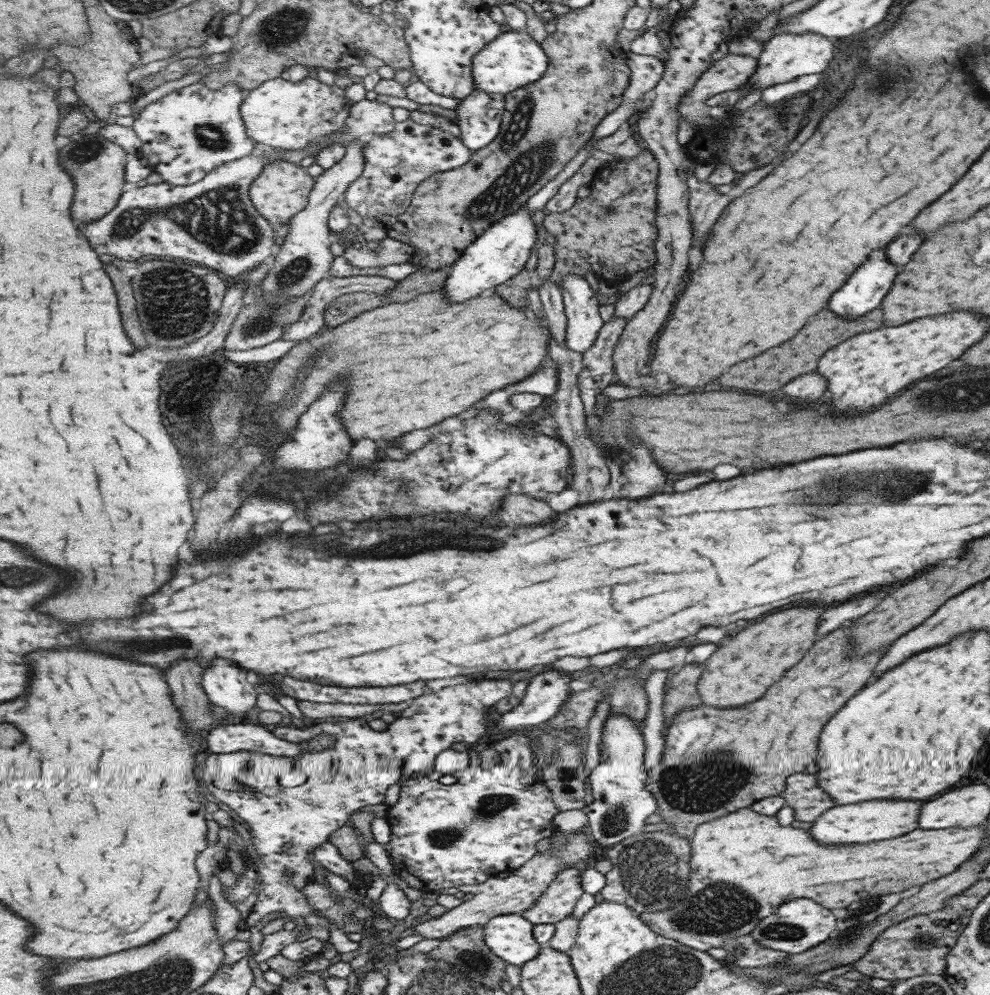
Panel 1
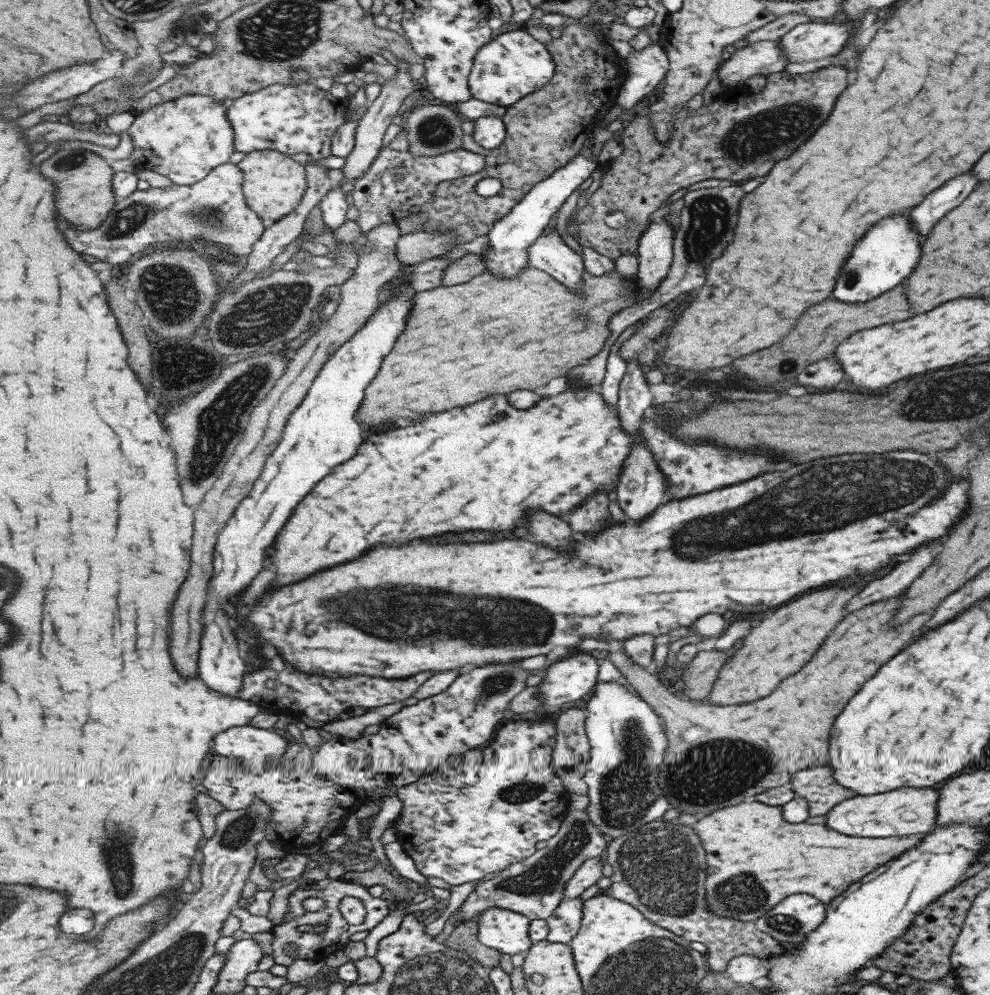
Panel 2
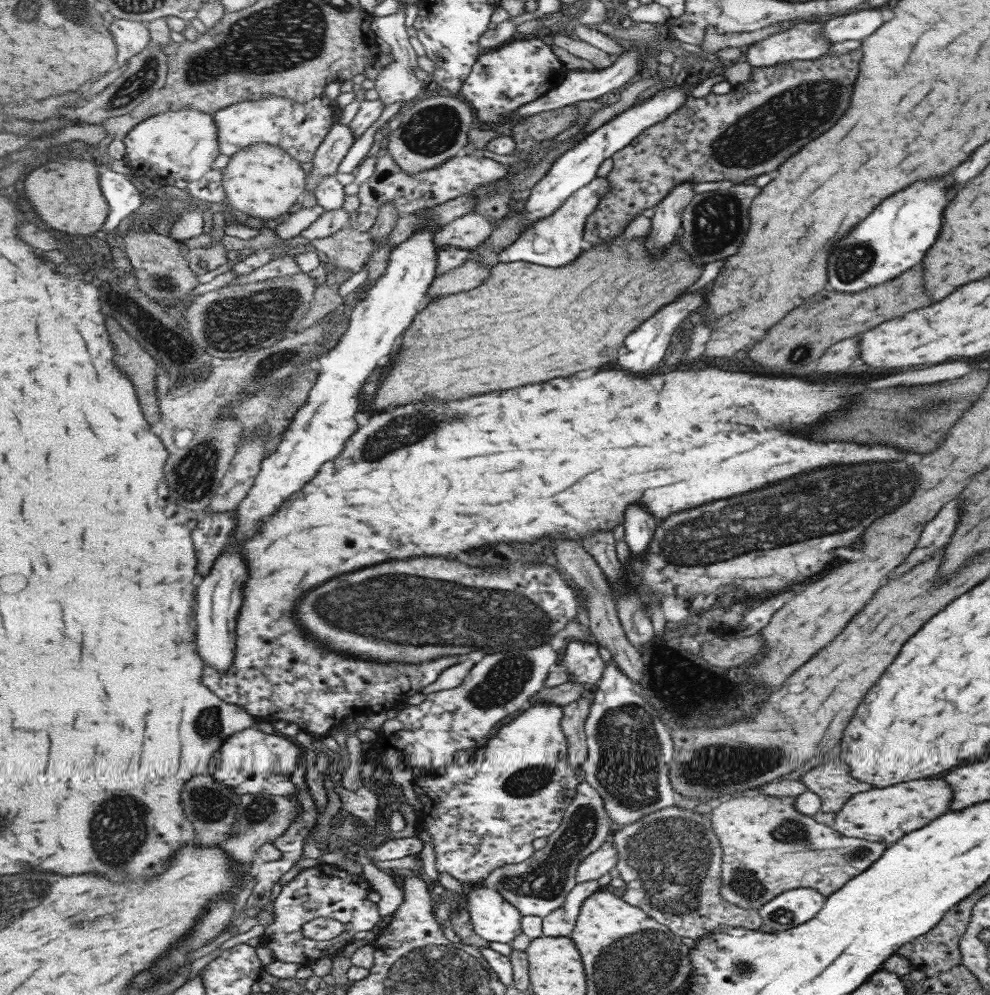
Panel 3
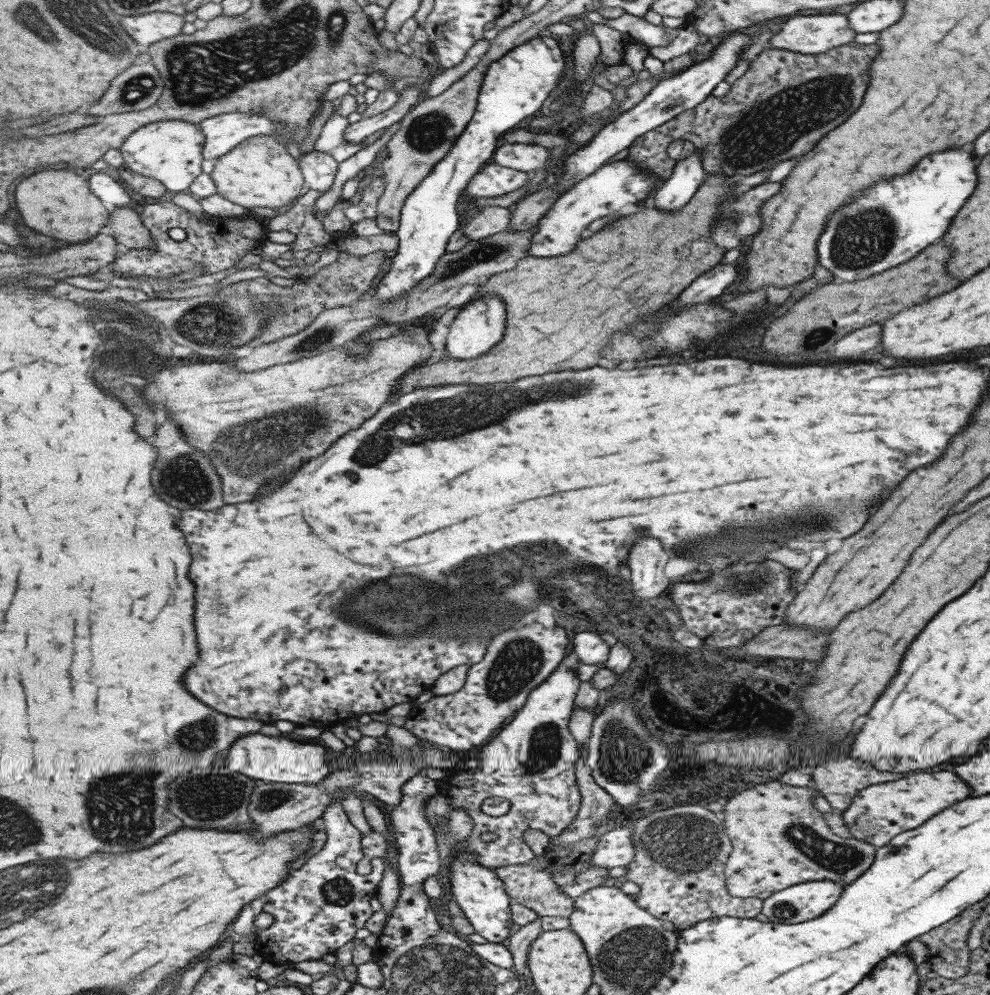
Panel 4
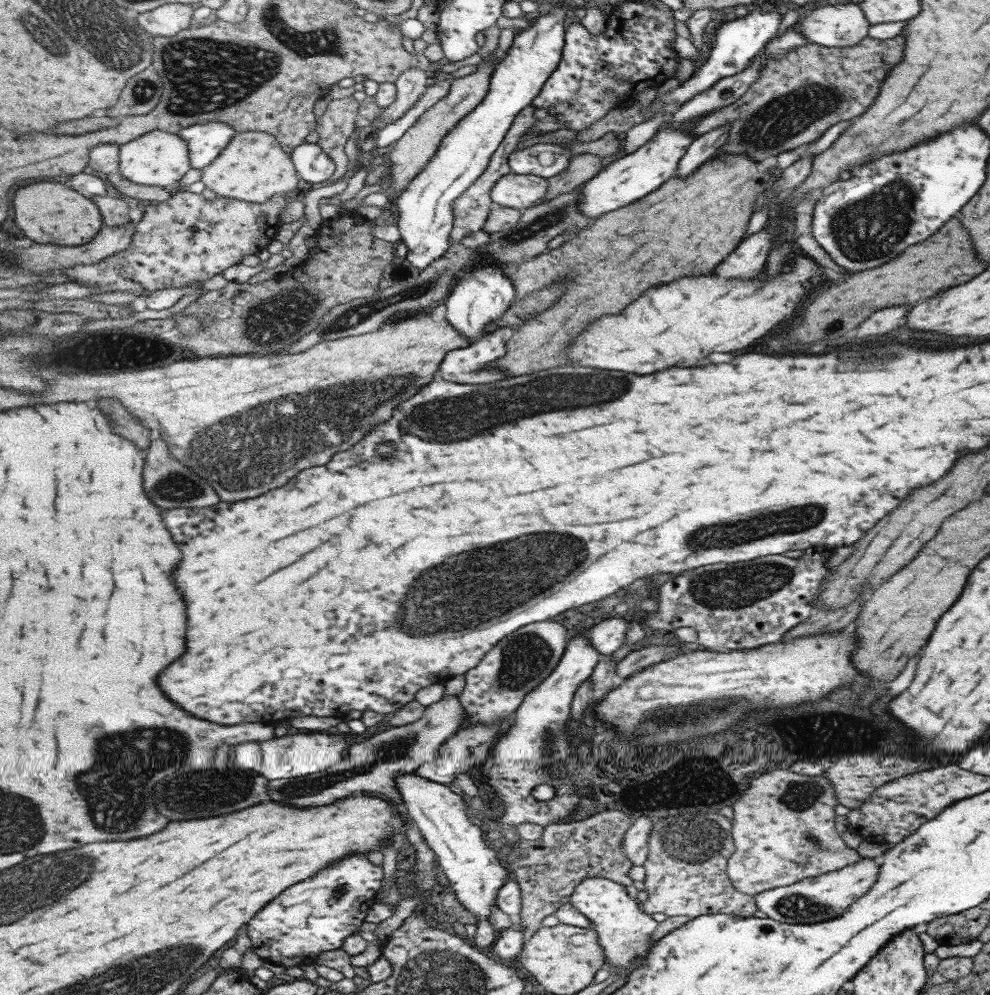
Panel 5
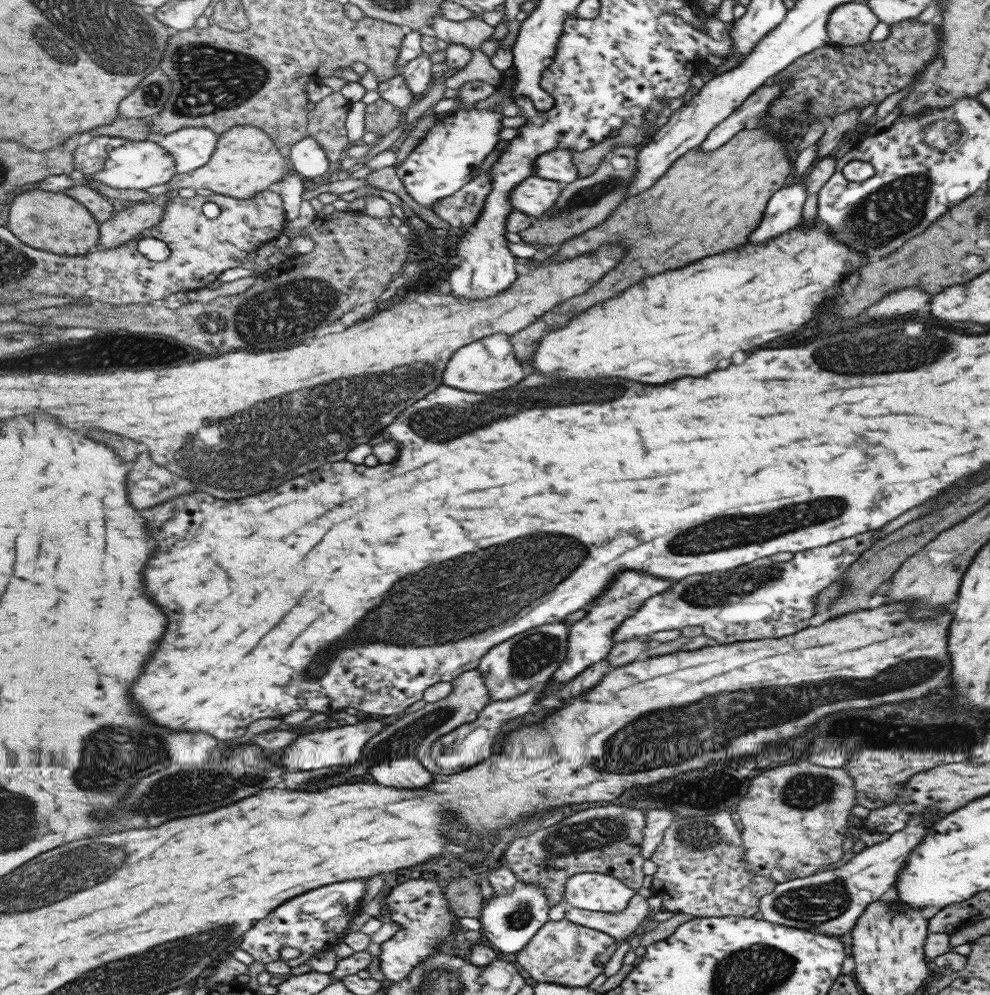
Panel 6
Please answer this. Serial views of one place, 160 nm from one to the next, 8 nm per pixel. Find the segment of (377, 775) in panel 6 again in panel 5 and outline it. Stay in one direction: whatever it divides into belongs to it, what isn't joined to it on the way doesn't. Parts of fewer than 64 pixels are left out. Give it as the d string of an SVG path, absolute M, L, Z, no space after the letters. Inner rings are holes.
M403 773L396 780L396 786L401 793L405 804L409 808L409 816L415 828L423 832L423 836L427 838L427 843L434 850L438 858L438 864L443 870L446 878L449 880L458 899L470 910L477 915L479 922L477 924L476 936L473 938L476 948L492 947L498 939L501 930L493 928L489 922L489 914L493 910L493 906L498 906L498 894L502 890L502 886L507 882L507 869L499 864L497 852L493 850L490 843L483 837L481 826L473 824L469 814L467 814L468 806L465 805L463 798L456 794L450 788L449 784L441 784L439 781L429 780L427 777L418 775L417 773Z

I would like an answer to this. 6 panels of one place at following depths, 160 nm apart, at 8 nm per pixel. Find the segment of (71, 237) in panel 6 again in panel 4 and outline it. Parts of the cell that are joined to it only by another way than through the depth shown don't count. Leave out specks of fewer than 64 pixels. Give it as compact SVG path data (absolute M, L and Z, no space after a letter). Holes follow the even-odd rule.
M66 169L45 170L37 172L19 183L17 186L17 204L19 212L23 214L25 222L39 230L41 234L47 234L55 239L64 240L67 243L85 243L97 236L103 226L109 226L111 210L106 204L91 190L90 181L73 171Z

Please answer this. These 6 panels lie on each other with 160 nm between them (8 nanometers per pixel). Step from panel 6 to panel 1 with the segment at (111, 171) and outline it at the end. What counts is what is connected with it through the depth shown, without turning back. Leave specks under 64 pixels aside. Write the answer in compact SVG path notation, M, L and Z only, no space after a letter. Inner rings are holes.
M202 81L177 89L147 105L136 118L133 128L143 141L141 156L146 158L154 172L160 174L164 182L187 186L197 184L211 171L225 163L249 156L261 144L248 136L247 125L242 117L242 104L247 91L236 82L226 84L221 90L211 90Z

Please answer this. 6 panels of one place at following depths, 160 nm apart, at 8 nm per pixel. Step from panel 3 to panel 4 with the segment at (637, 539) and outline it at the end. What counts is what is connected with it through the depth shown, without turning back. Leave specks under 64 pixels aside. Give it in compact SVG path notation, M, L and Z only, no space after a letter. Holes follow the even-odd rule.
M643 538L635 548L631 548L631 560L627 560L627 565L635 600L650 601L669 587L669 579L663 575L665 562L667 554L653 538Z

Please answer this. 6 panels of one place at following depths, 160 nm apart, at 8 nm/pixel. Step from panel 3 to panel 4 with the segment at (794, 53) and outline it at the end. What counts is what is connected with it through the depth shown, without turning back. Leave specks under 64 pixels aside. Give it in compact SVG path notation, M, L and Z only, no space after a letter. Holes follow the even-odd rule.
M817 14L793 16L779 22L778 32L770 39L767 50L789 50L803 54L821 54L831 48L844 46L854 40L856 32L849 28L845 14Z

